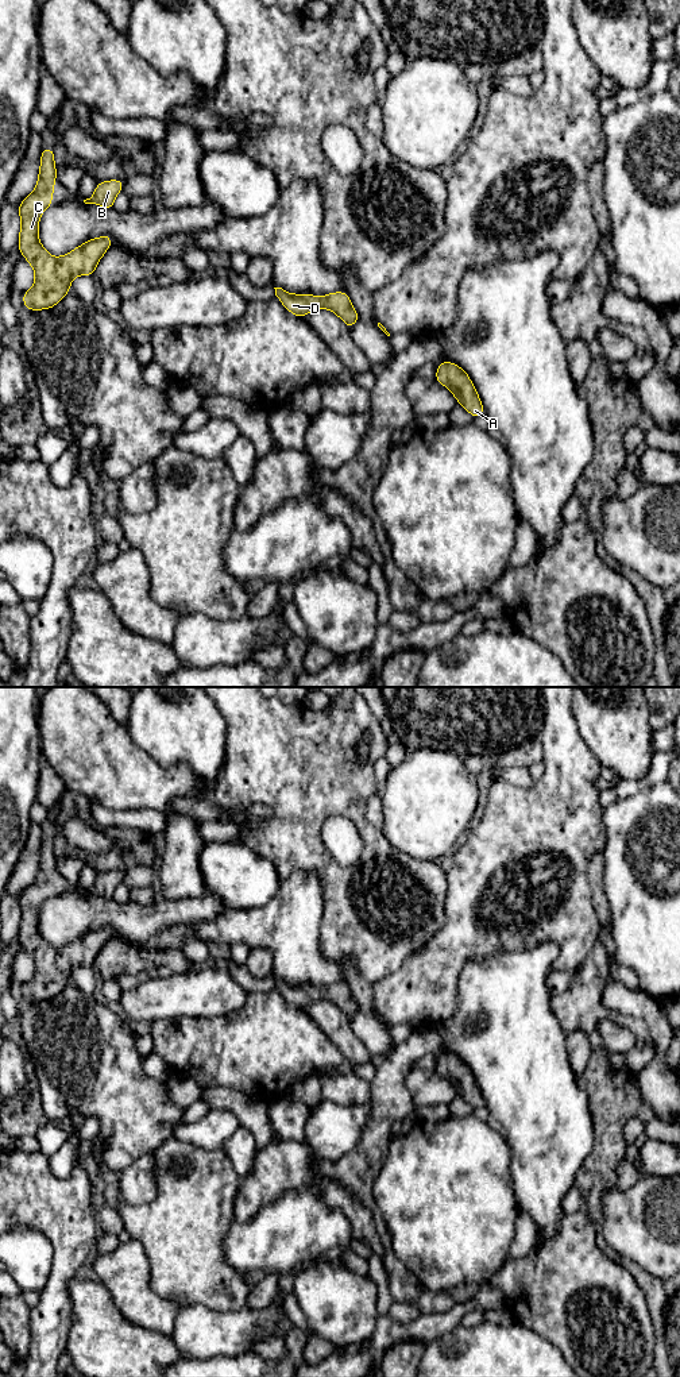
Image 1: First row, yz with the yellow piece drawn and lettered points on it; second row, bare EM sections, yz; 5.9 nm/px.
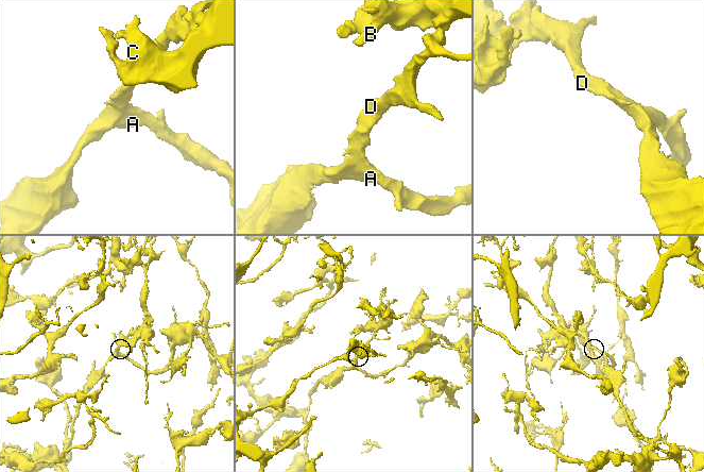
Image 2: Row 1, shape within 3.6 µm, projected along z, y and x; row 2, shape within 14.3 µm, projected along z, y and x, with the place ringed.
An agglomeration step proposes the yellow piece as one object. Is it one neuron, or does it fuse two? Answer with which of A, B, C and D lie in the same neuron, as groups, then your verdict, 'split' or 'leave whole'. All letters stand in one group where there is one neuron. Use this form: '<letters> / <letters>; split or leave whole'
A B C D; leave whole

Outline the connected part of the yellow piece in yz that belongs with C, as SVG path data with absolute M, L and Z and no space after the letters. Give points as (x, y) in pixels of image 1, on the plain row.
M42 840L40 860L35 882L19 895L20 923L18 938L35 963L34 977L23 983L28 1002L50 1000L69 983L77 967L93 967L98 952L112 936L109 926L89 930L69 945L53 949L38 930L39 909L51 898L57 859L54 841Z

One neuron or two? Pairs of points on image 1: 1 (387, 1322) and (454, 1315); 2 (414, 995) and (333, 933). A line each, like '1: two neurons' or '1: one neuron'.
1: one neuron
2: two neurons

